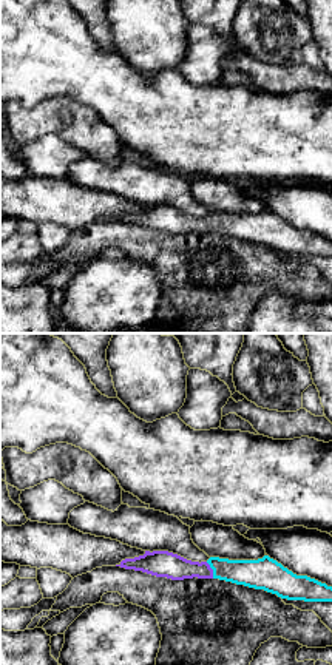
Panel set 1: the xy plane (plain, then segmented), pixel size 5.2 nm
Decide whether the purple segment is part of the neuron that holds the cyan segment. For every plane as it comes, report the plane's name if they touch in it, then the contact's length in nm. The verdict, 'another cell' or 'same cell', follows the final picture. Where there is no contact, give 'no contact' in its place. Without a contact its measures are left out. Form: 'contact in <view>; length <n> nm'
contact in xy; length 100 nm

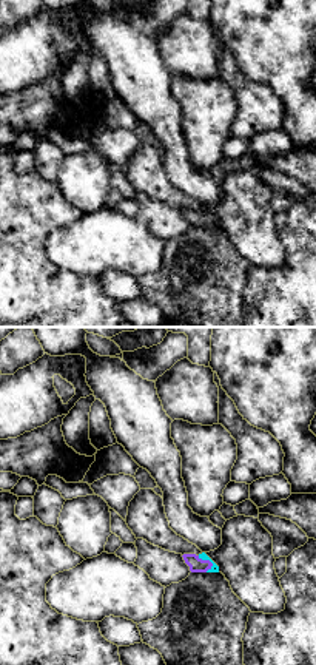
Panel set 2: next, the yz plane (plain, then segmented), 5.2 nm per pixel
contact in yz; length 100 nm

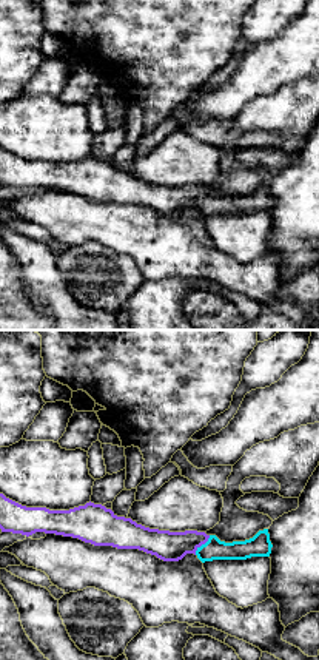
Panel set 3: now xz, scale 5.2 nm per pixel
contact in xz; length 130 nm

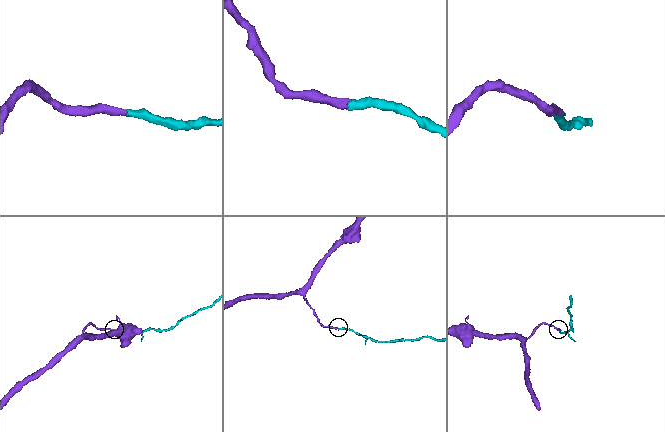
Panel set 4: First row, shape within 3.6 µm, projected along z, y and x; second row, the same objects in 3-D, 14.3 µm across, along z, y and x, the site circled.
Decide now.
same cell

